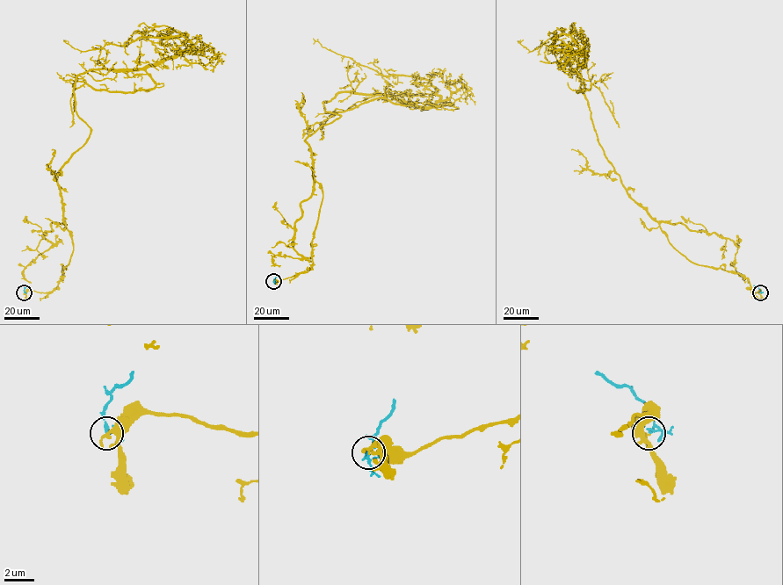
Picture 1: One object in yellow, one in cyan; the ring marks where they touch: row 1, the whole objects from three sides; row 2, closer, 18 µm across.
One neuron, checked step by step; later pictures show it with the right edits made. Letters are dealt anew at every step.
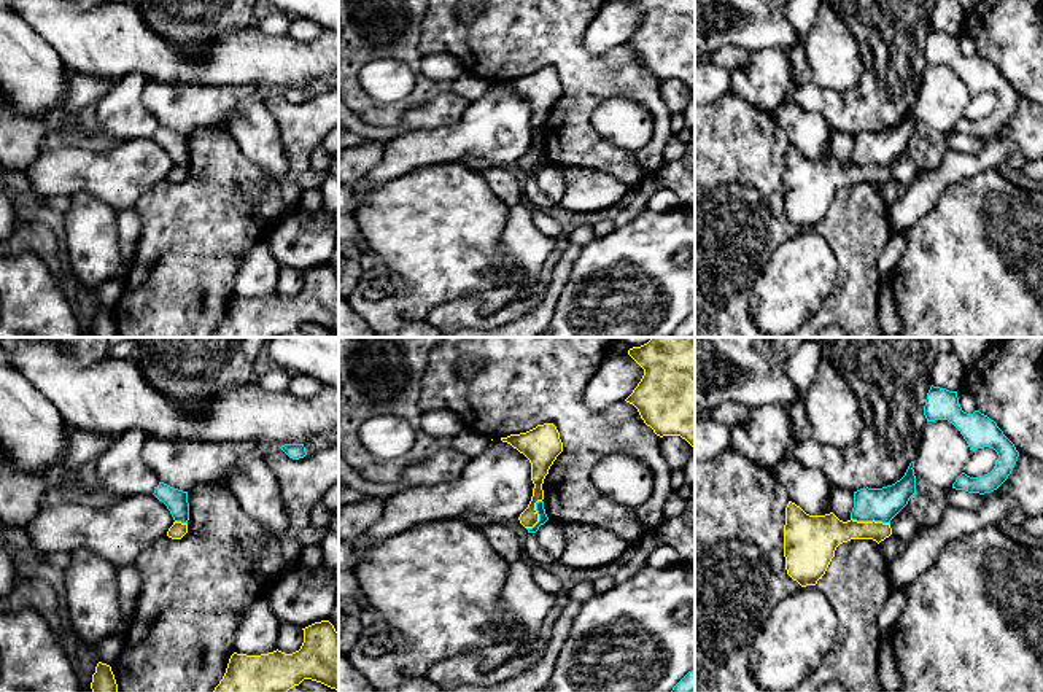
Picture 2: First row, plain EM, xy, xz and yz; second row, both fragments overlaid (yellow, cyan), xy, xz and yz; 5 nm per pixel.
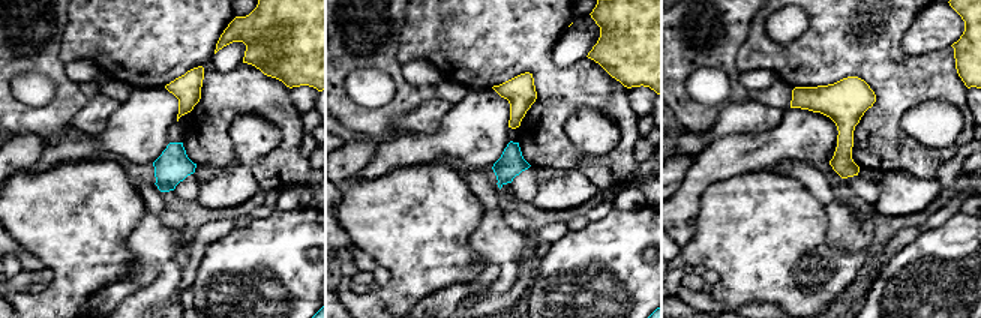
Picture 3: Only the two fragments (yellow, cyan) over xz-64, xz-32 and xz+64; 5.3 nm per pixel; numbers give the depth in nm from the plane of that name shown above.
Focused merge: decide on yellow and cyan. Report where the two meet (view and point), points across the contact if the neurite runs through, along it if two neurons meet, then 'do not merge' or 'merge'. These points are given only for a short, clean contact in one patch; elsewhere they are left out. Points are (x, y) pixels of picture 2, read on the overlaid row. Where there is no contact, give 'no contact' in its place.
yz (870, 522) | along yz (851, 517), (889, 524) | do not merge

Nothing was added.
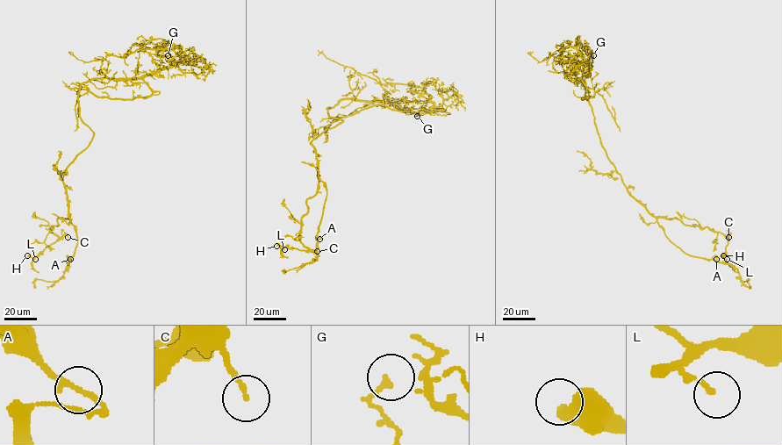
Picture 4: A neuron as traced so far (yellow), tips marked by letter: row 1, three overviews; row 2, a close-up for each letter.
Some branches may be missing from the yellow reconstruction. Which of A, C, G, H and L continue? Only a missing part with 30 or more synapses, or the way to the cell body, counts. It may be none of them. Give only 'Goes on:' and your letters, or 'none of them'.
Goes on: none of them

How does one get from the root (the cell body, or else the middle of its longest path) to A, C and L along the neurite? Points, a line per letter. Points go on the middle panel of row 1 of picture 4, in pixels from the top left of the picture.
A: (328, 116), (342, 121), (326, 130), (311, 143), (316, 154), (317, 176), (326, 191), (316, 235), (319, 239)
C: (328, 116), (342, 121), (311, 143), (318, 190), (302, 218), (300, 241), (317, 251)
L: (328, 116), (342, 121), (311, 143), (316, 154), (318, 190), (306, 200), (300, 238), (308, 249), (284, 249)

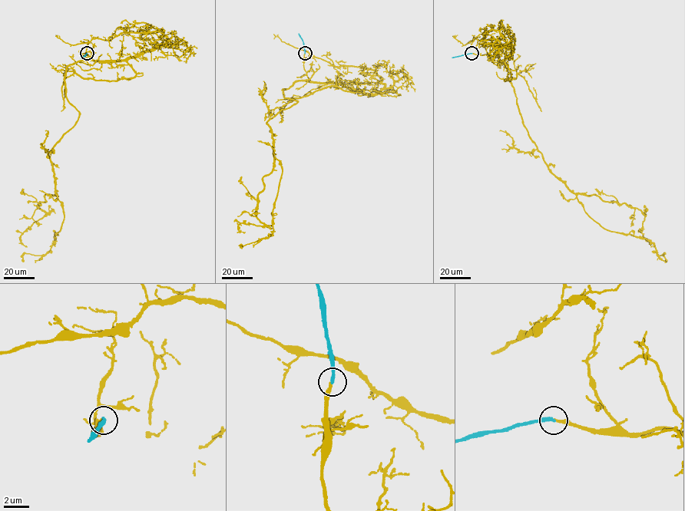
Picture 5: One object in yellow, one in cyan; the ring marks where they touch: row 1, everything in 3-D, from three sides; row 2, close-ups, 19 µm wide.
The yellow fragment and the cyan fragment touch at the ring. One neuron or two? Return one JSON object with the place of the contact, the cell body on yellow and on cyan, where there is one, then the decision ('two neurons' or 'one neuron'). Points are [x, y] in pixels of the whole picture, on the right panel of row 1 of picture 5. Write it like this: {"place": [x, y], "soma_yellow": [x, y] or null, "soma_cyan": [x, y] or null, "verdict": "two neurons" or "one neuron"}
{"place": [471, 53], "soma_yellow": null, "soma_cyan": null, "verdict": "one neuron"}

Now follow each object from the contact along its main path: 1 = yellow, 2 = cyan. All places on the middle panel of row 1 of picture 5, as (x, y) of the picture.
1: (304, 53), (310, 80), (282, 89), (285, 97), (296, 102), (266, 123), (282, 169), (273, 233), (241, 248)
2: (305, 53), (302, 39), (298, 33)

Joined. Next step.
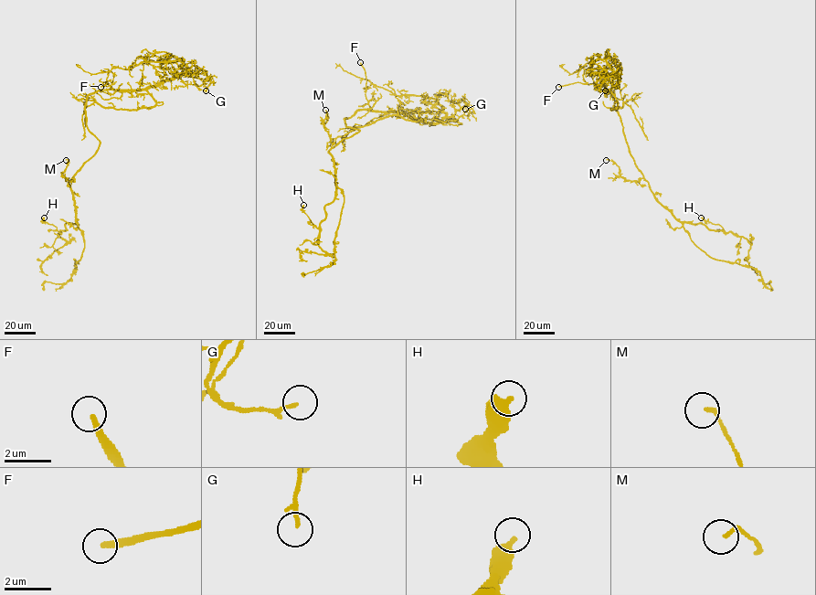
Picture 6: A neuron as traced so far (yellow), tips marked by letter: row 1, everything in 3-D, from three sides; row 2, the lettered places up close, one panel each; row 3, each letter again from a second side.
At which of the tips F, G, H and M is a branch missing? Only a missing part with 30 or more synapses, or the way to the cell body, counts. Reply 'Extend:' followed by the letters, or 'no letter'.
Extend: F

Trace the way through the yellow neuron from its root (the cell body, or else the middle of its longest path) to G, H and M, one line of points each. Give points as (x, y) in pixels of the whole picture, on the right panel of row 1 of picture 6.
G: (621, 122), (614, 96), (606, 90), (619, 78), (603, 69), (599, 75), (605, 79), (598, 90), (605, 90)
H: (621, 122), (629, 152), (656, 199), (680, 221), (702, 223), (709, 228), (725, 231), (719, 225), (701, 217)
M: (621, 122), (629, 152), (642, 177), (638, 181), (625, 180), (619, 175), (619, 167), (606, 160)

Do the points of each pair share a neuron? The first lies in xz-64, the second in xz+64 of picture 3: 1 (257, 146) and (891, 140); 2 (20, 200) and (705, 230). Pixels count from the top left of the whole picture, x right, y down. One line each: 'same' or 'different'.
1: different
2: same

